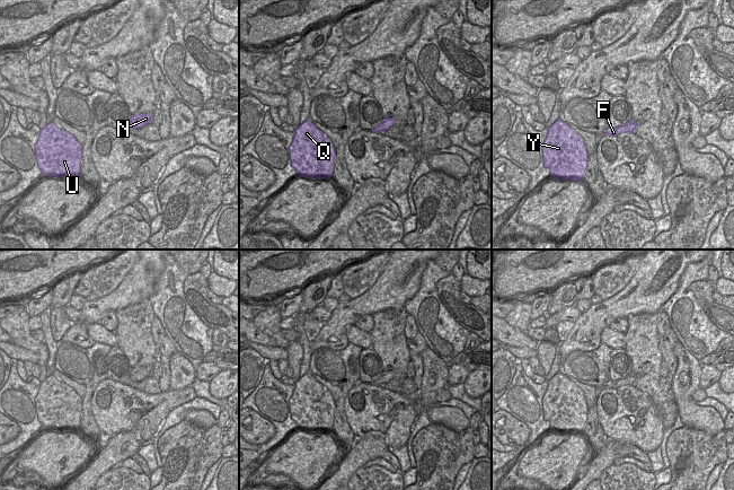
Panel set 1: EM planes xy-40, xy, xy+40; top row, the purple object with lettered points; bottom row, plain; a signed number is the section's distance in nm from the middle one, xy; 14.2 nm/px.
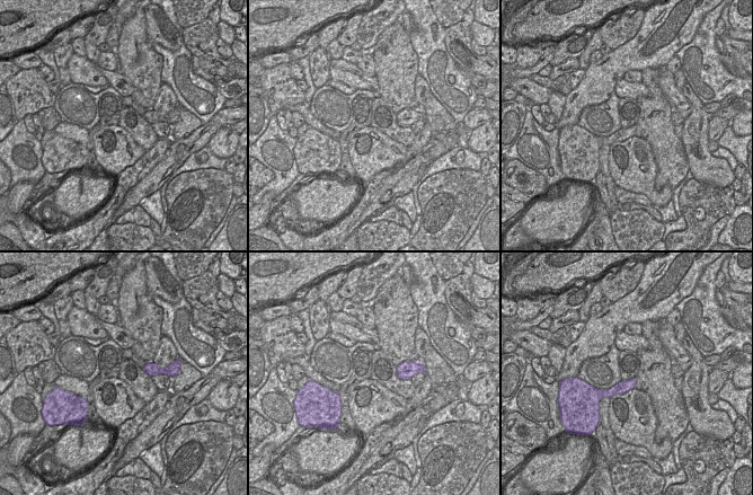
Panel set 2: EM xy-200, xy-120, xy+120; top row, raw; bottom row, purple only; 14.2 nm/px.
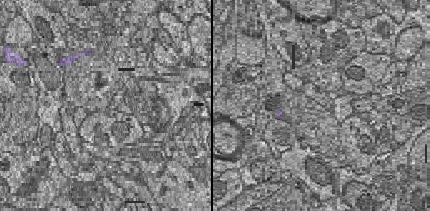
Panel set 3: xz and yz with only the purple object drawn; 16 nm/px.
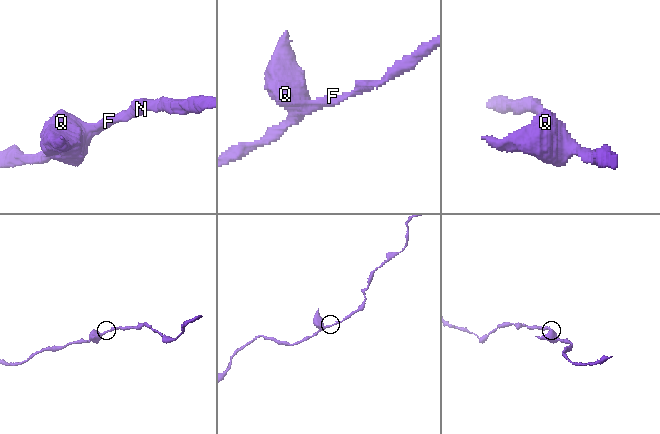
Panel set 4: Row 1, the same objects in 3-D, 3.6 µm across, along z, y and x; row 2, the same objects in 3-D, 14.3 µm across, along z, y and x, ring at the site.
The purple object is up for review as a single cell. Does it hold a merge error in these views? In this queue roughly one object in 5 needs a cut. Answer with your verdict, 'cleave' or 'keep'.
keep

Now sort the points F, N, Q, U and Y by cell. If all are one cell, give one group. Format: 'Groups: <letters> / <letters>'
Groups: F N Q U Y.

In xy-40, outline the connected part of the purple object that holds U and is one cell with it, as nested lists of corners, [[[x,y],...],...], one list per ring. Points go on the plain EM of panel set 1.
[[[53,375],[39,385],[35,405],[37,419],[45,429],[79,431],[82,399]]]

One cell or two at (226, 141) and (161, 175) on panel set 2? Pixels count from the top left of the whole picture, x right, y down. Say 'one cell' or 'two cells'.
two cells

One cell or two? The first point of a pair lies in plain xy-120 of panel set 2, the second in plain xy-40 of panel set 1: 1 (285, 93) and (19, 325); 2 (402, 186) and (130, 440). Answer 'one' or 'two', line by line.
1: one
2: one

